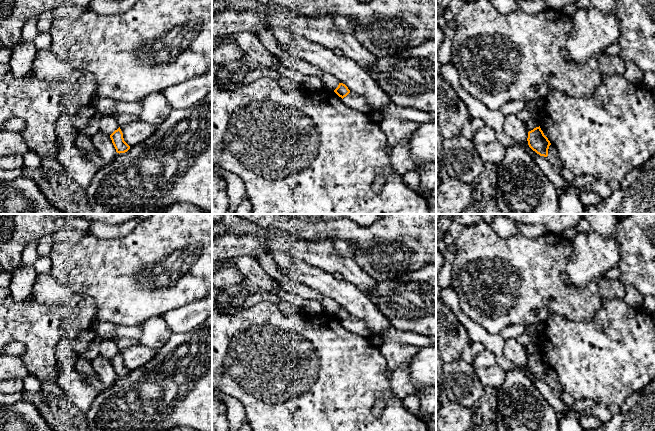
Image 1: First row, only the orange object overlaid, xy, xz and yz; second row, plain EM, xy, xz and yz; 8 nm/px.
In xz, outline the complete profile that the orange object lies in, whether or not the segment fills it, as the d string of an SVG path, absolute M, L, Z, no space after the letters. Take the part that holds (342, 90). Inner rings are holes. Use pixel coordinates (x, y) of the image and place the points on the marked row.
M339 83L338 87L334 90L334 92L343 99L350 93L350 90L345 84Z

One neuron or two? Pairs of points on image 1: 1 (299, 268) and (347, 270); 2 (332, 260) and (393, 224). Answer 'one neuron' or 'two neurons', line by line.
1: two neurons
2: two neurons

